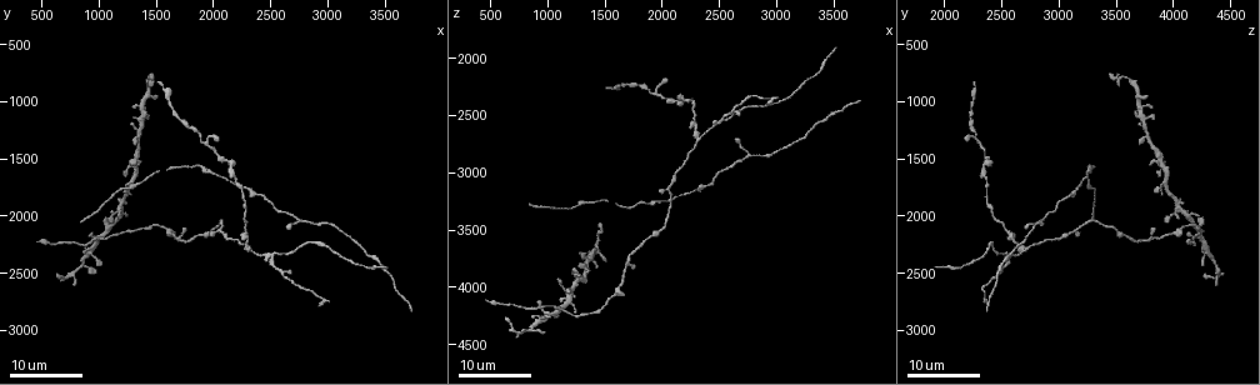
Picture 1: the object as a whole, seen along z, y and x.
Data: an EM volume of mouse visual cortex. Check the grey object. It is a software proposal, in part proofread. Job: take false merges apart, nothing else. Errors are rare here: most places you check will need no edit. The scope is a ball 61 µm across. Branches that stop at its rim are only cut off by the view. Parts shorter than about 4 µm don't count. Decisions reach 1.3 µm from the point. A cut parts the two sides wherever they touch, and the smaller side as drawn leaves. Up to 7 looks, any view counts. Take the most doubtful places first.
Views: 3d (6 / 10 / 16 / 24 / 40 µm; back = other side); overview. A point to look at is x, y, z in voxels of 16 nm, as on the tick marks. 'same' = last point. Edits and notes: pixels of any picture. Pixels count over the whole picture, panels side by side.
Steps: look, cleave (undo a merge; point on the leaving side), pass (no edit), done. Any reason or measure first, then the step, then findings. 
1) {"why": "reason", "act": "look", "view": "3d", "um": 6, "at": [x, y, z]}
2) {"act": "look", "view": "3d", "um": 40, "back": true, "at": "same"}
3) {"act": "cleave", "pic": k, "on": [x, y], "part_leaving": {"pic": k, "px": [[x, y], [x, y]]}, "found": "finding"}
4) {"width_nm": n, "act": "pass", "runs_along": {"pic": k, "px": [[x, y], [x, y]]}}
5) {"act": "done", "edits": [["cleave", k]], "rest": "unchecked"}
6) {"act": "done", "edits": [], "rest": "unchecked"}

{"act": "look", "view": "3d", "um": 24, "at": [2360, 2320, 2680]}

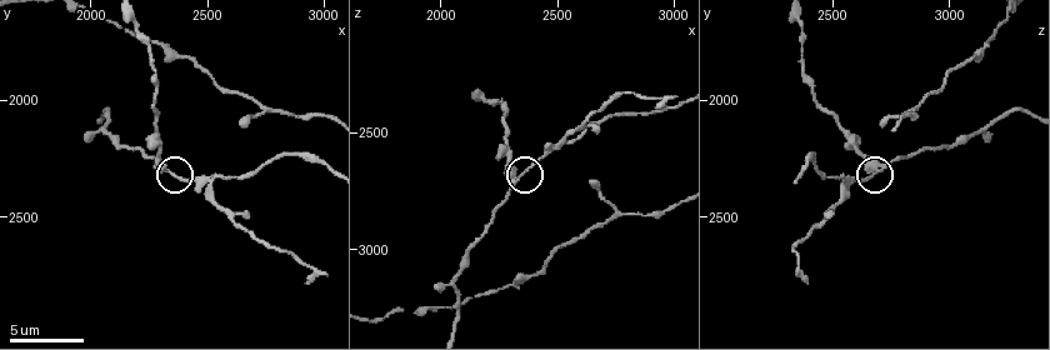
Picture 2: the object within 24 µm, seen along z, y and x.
{"why": "zoom in", "act": "look", "view": "3d", "um": 6, "at": [2350, 2320, 2690]}

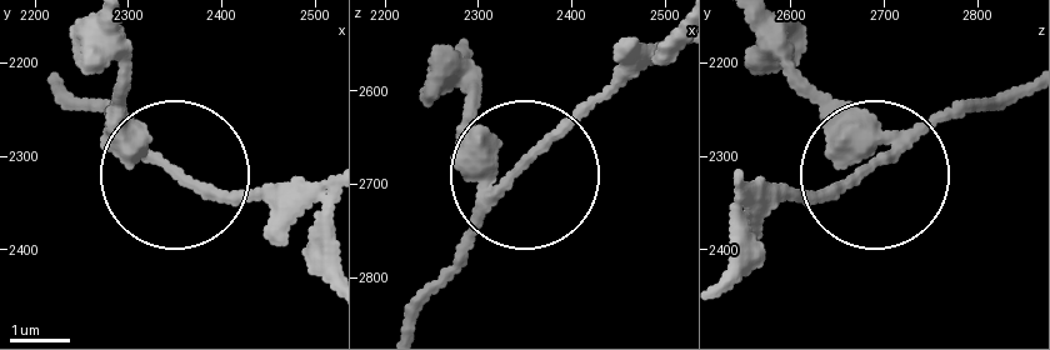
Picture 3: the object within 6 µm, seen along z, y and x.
{"side_arm_um": 32, "arms": 3, "act": "cleave", "pic": 3, "on": [123, 94], "found": "a second neuron is stuck on"}

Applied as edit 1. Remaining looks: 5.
{"act": "look", "view": "overview"}

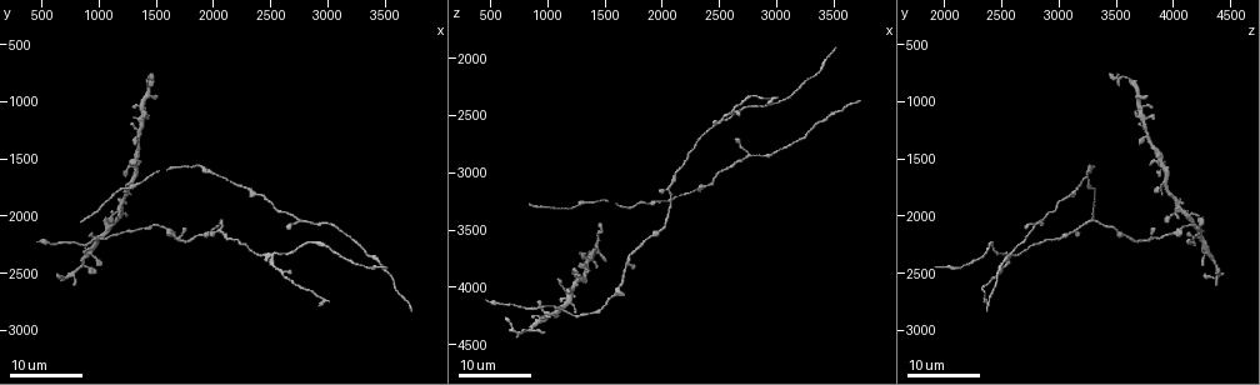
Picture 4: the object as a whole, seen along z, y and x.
{"act": "look", "view": "3d", "um": 16, "at": [2740, 2040, 2840]}

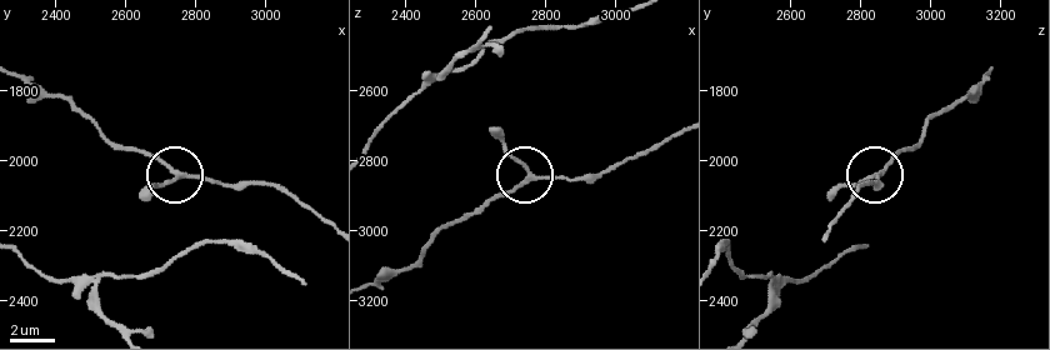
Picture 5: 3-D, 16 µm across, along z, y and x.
{"why": "zoom in", "act": "look", "view": "3d", "um": 10, "at": [2760, 2030, 2850]}

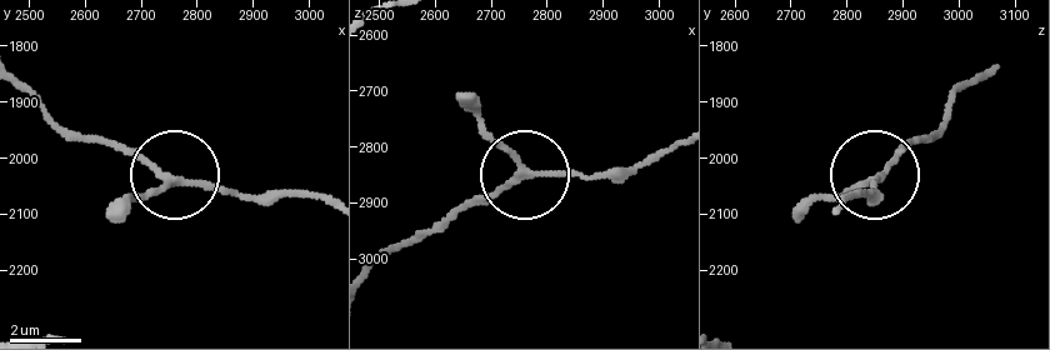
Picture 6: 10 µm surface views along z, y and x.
{"width_nm": 170, "act": "pass", "found": "continuous, no second neuron"}

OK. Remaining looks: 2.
{"why": "sudden change in width", "act": "look", "view": "3d", "um": 10, "at": [2080, 2140, 3110]}

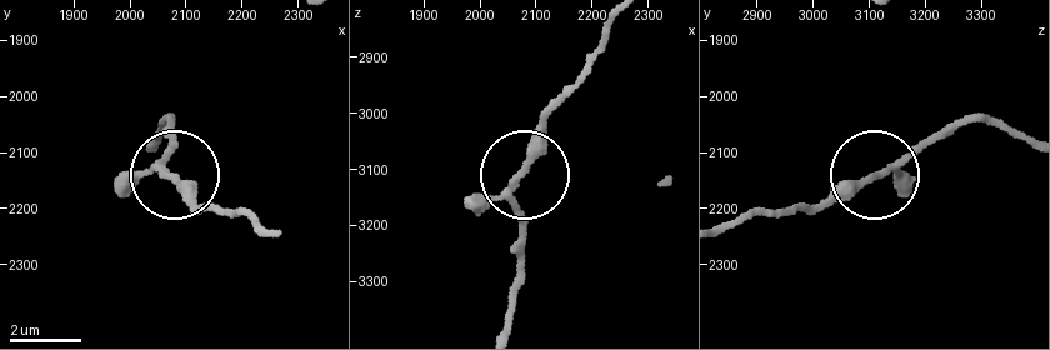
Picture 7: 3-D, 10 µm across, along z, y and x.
{"arms": 3, "act": "pass", "found": "one neuron here"}

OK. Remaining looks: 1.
{"act": "done", "edits": [["cleave", 3]], "rest": "unchecked"}

